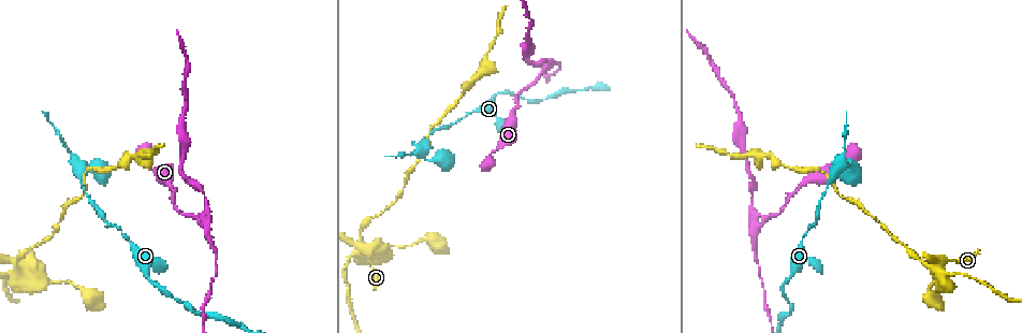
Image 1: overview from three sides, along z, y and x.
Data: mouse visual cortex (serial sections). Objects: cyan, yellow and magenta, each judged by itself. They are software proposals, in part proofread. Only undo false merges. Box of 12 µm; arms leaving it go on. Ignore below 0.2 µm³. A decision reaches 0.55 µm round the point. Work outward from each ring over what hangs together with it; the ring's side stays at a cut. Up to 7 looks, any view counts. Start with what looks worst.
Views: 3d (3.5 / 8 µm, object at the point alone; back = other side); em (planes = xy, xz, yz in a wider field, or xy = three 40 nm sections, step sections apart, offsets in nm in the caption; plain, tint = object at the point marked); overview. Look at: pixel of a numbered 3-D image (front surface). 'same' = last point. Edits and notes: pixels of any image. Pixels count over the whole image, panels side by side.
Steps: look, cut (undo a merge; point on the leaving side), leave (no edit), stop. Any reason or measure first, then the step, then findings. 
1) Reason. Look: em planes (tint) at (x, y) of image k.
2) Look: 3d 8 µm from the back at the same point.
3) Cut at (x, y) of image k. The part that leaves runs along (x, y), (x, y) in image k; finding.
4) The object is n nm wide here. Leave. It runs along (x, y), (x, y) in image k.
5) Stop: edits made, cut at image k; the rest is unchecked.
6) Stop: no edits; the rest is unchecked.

Thin arm on a thick one. Look: 3d 3.5 µm at (939, 266) of image 1.

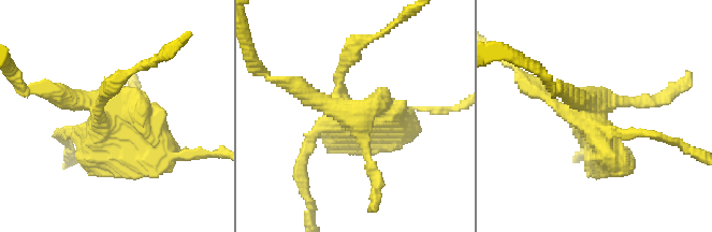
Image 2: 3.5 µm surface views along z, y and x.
Need the tissue. Look: em xy step 5 (tint) at (107, 111) of image 2.

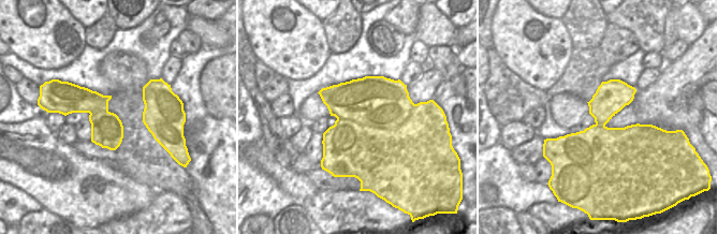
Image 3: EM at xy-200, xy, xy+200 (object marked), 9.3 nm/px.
Cut at (616, 147) of image 2. A second cell is stuck on.

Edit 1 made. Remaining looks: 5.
Abrupt turn. Look: 3d 3.5 µm at (431, 161) of image 1.

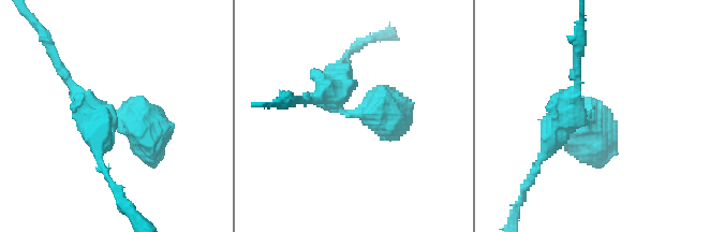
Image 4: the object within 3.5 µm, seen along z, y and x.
Leave. It runs along (337, 70), (340, 109), (393, 121) in image 4; one cell here.

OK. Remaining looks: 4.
Branch point. Look: 3d 3.5 µm at (198, 220) of image 1.

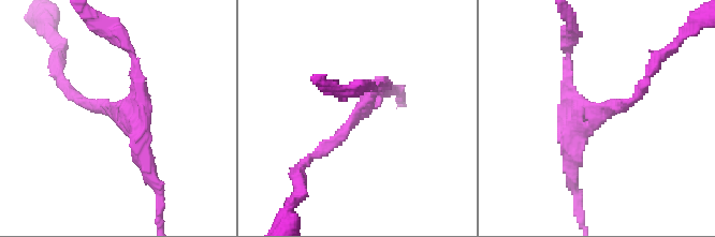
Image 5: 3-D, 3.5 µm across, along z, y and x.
Shape alone is not enough. Look: em xy step 1 (tint) at (594, 116) of image 5.

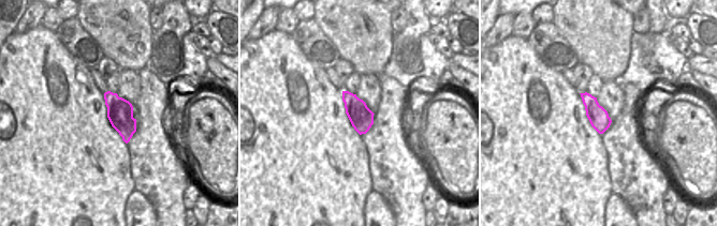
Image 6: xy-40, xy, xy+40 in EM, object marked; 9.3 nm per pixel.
The arms are 150, 150, 250 nm wide. Leave. It runs along (309, 158), (343, 135), (375, 86) in image 5; one cell here.

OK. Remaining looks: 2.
Stop: edits made, cut at image 2; the rest is unchecked.

